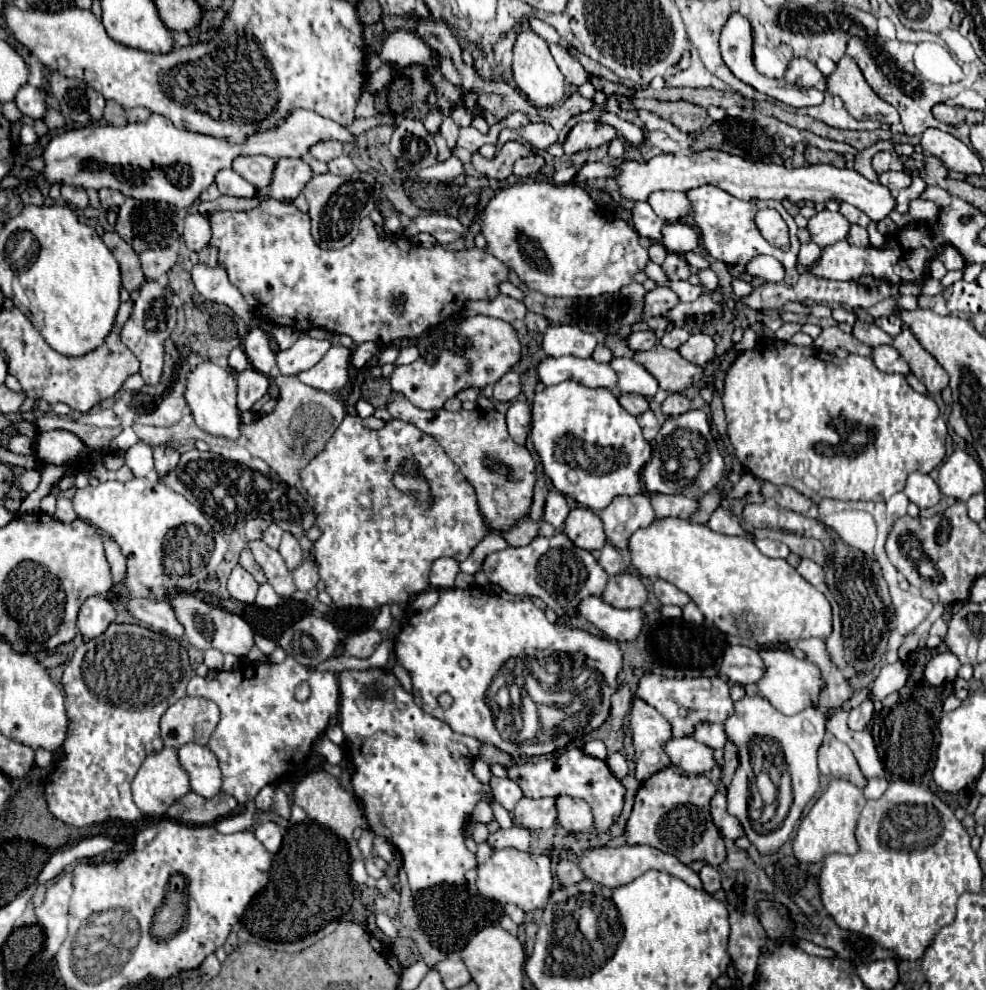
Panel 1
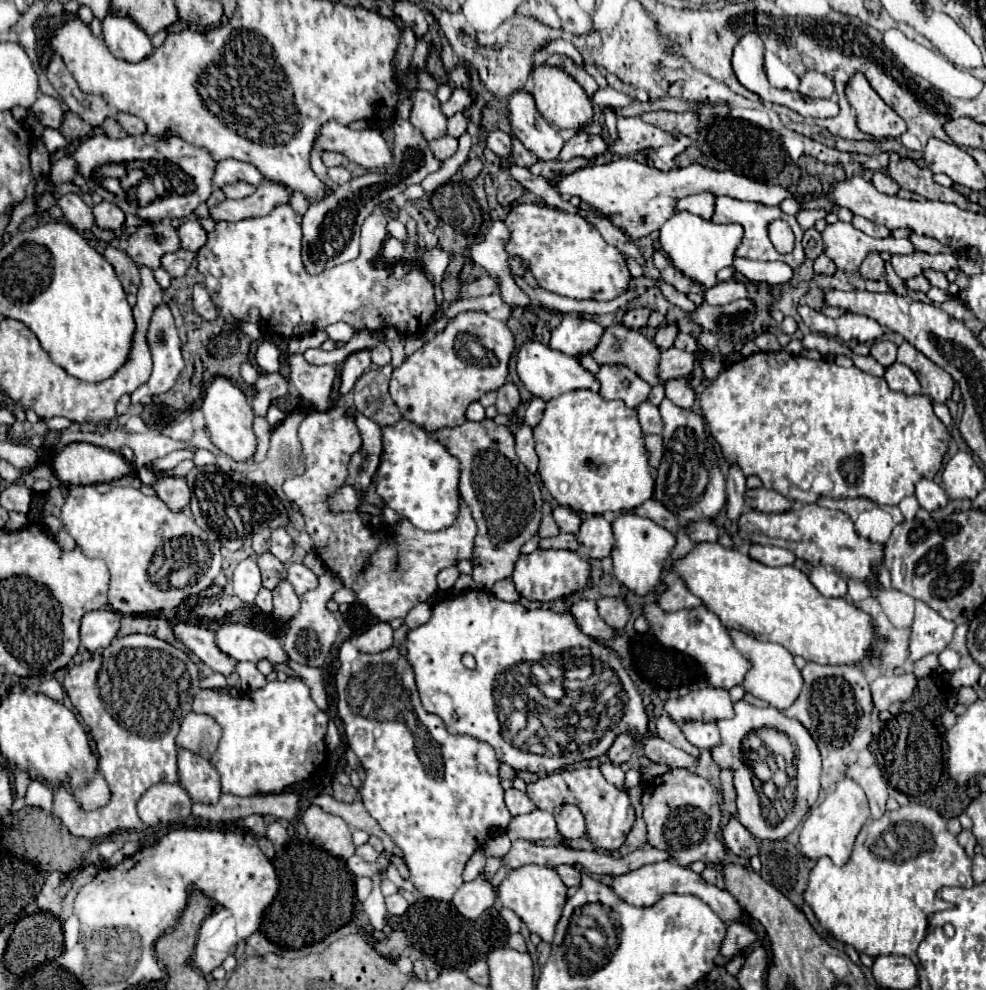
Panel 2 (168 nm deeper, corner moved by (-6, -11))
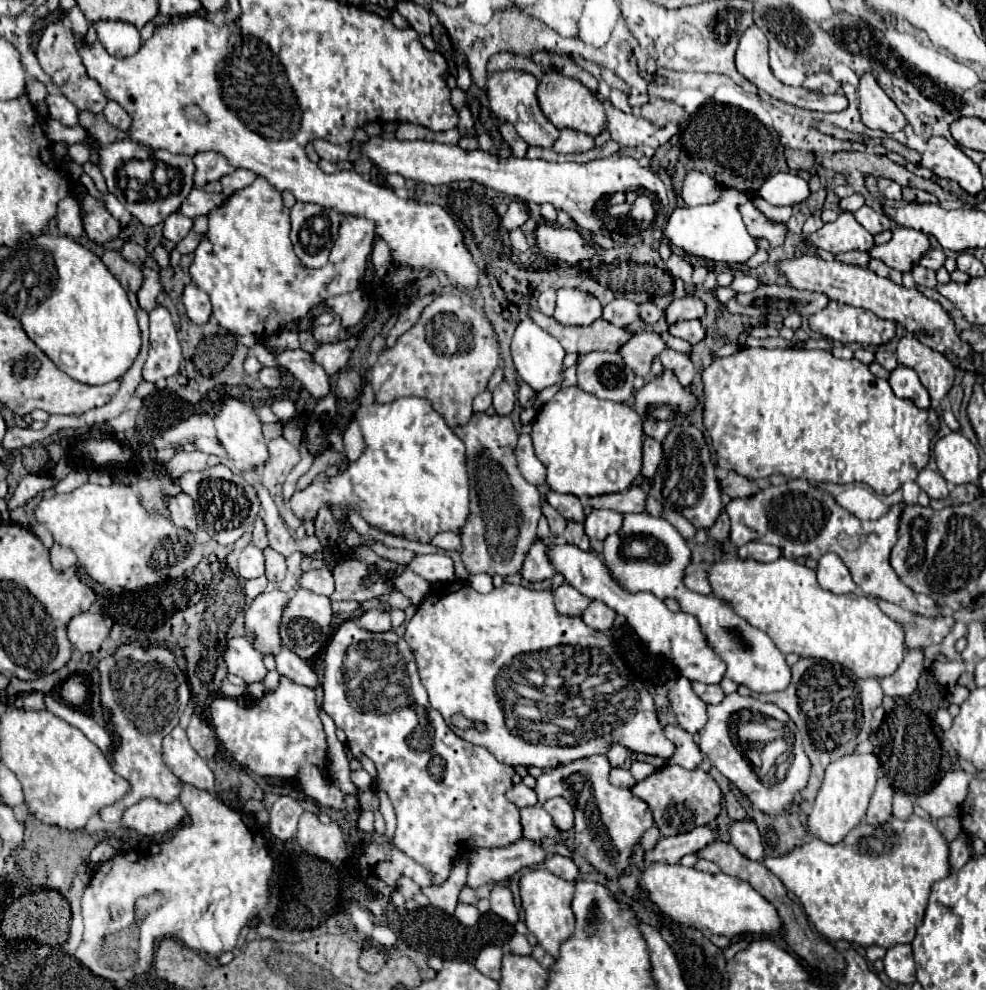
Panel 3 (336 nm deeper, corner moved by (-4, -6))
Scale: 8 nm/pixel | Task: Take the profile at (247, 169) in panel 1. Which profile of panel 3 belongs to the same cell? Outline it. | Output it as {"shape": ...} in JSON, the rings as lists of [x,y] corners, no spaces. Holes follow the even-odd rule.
{"shape":[[[204,151],[192,157],[196,173],[194,173],[194,185],[204,187],[210,181],[218,181],[222,175],[234,171],[234,167],[228,165],[226,157],[214,151]]]}

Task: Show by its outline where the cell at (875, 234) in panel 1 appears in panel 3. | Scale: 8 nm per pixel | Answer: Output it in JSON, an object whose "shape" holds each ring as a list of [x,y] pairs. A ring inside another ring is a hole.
{"shape":[[[900,227],[892,233],[892,239],[888,243],[876,245],[870,251],[870,257],[884,261],[890,269],[896,269],[900,273],[910,273],[910,267],[926,255],[928,247],[928,235],[924,235],[922,231]]]}

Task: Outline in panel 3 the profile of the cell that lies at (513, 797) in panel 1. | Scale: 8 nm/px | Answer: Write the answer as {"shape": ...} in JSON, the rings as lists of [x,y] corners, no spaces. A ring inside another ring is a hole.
{"shape":[[[520,783],[520,785],[512,785],[512,787],[506,791],[506,797],[508,797],[516,807],[520,807],[520,809],[538,803],[538,797],[536,797],[534,789],[526,787],[524,783]]]}

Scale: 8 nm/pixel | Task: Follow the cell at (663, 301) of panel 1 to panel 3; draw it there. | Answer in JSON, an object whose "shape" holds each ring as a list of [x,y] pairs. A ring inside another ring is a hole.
{"shape":[[[614,299],[602,311],[602,319],[616,327],[626,327],[638,317],[638,305],[628,299]]]}

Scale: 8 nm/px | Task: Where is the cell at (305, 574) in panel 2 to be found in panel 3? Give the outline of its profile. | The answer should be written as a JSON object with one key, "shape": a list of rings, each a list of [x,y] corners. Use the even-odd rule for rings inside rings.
{"shape":[[[328,567],[302,573],[300,585],[304,589],[310,589],[310,591],[314,591],[318,595],[326,595],[326,597],[330,597],[334,593],[334,577],[332,577],[332,571]]]}

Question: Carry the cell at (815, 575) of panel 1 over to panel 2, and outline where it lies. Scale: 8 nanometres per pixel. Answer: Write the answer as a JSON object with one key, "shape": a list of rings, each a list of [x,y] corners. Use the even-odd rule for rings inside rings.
{"shape":[[[814,566],[810,572],[810,582],[816,586],[816,590],[826,598],[842,598],[846,596],[846,580],[824,566]]]}

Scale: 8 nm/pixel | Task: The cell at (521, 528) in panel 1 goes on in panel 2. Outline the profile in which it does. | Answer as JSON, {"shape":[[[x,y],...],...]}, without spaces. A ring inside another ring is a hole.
{"shape":[[[558,534],[554,538],[540,538],[538,548],[548,550],[548,548],[566,548],[566,550],[578,550],[580,544],[574,534]]]}

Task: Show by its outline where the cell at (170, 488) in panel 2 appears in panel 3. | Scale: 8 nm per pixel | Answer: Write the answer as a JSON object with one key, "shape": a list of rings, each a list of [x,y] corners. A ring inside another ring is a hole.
{"shape":[[[180,493],[176,497],[170,497],[168,501],[168,513],[170,519],[176,527],[182,527],[190,533],[196,533],[198,523],[196,523],[196,511],[194,511],[194,501],[186,493]]]}

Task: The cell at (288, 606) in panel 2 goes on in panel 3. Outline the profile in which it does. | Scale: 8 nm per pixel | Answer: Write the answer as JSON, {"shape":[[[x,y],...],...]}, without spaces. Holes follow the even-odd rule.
{"shape":[[[278,589],[264,591],[244,613],[244,635],[256,651],[262,651],[262,655],[276,655],[282,647],[278,625],[286,601],[288,595]]]}

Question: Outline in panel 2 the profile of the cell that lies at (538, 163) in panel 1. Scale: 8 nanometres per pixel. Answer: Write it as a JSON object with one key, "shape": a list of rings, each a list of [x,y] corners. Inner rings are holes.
{"shape":[[[574,158],[570,162],[562,162],[562,160],[550,160],[550,162],[544,162],[544,160],[538,160],[534,166],[530,166],[530,172],[536,174],[536,176],[542,176],[546,180],[556,180],[558,176],[564,176],[564,174],[570,174],[578,168],[584,168],[588,166],[590,160],[586,158]]]}

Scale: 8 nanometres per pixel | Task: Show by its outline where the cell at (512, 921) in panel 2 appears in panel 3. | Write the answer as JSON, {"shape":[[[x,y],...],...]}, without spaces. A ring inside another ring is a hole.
{"shape":[[[500,881],[494,883],[492,889],[490,889],[490,909],[498,917],[506,919],[512,925],[518,921],[518,909],[514,905],[514,895],[512,895],[510,887],[508,885],[502,885]]]}

